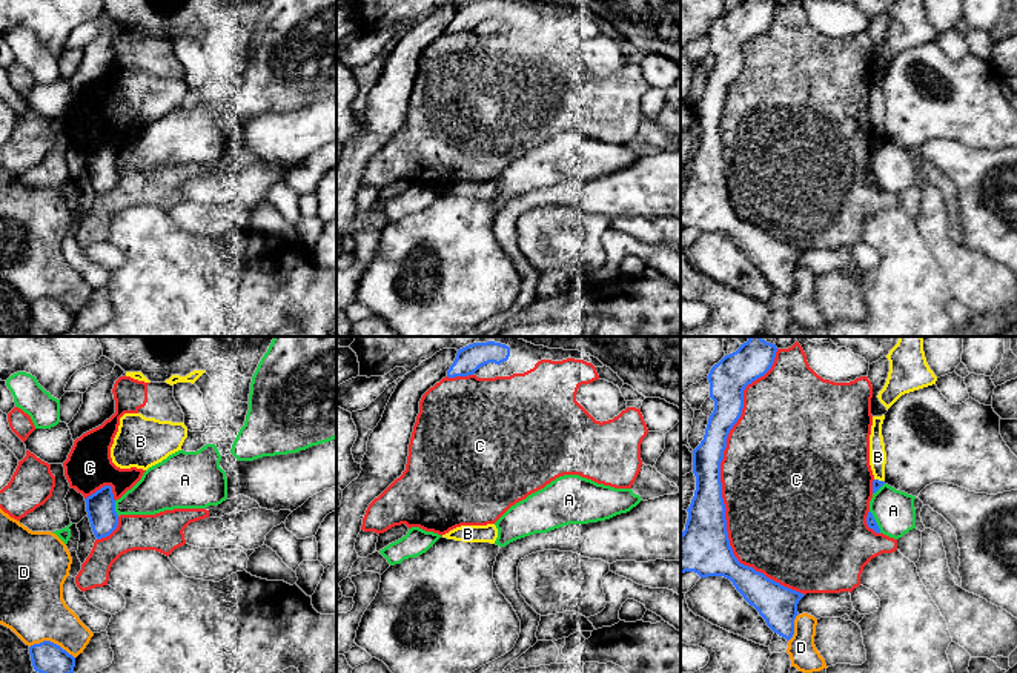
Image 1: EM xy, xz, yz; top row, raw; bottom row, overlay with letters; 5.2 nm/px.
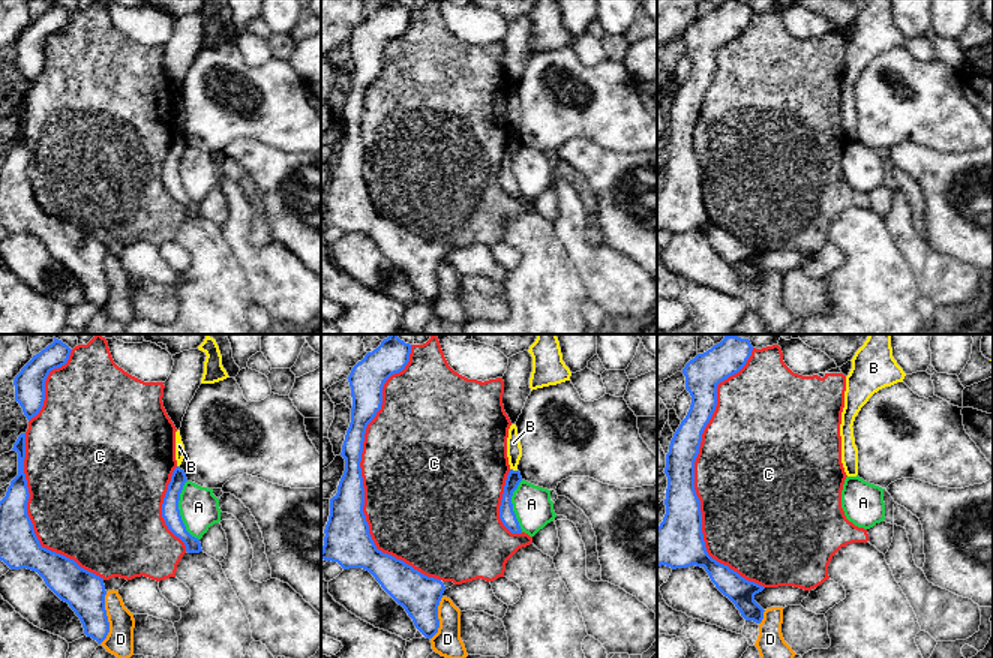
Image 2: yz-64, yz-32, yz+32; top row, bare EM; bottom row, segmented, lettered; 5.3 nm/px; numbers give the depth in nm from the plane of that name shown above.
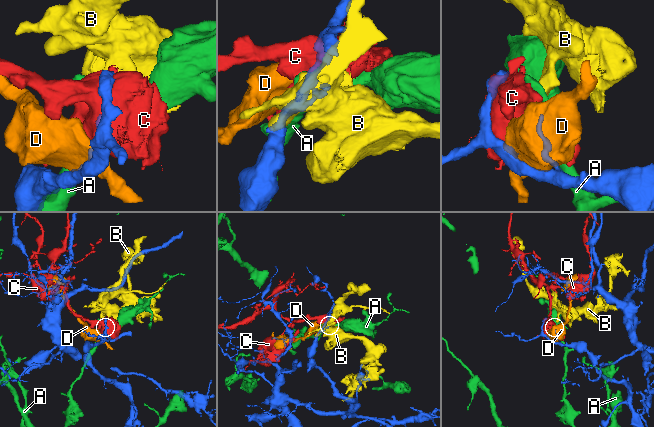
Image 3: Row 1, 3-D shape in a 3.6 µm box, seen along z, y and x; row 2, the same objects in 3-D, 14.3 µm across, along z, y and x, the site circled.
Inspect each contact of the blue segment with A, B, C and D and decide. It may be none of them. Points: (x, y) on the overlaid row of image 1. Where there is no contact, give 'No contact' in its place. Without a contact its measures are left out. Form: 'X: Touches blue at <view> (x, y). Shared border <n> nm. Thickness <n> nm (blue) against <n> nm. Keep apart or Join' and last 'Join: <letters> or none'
A: Touches blue at yz (874, 521). Shared border 130 nm. Thickness 50 nm (blue) against 220 nm. Keep apart
B: Touches blue at yz (877, 480). Shared border 50 nm. Thickness 50 nm (blue) against 100 nm. Keep apart
C: Touches blue at yz (721, 486). Shared border 1300 nm. Thickness 220 nm (blue) against 500 nm. Keep apart
D: Touches blue at xy (53, 643). Shared border 240 nm. Thickness 160 nm (blue) against 340 nm. Keep apart
Join: none

